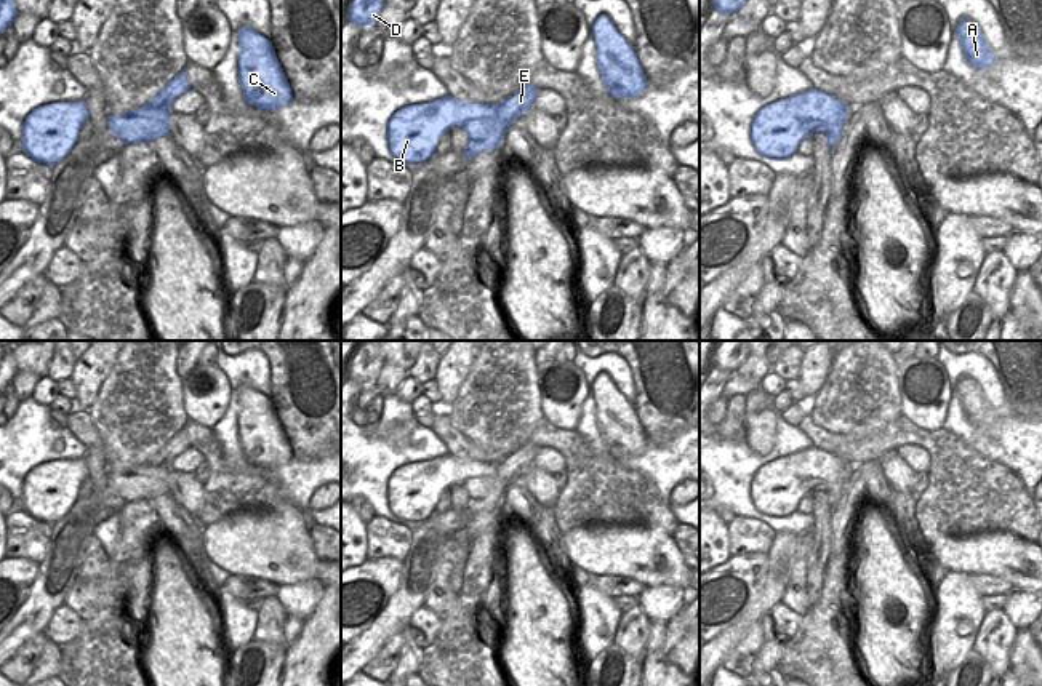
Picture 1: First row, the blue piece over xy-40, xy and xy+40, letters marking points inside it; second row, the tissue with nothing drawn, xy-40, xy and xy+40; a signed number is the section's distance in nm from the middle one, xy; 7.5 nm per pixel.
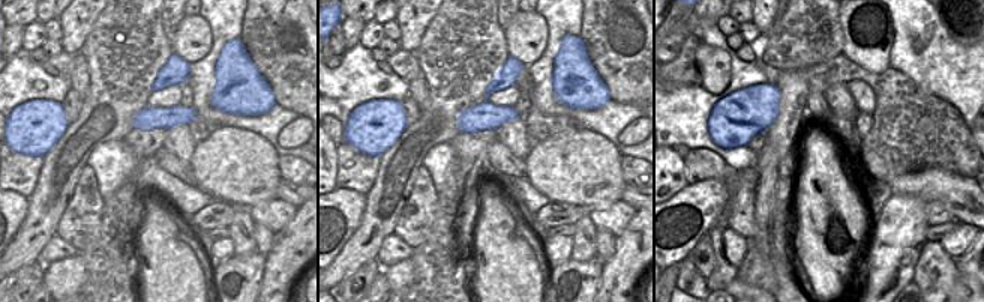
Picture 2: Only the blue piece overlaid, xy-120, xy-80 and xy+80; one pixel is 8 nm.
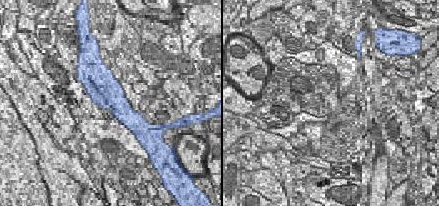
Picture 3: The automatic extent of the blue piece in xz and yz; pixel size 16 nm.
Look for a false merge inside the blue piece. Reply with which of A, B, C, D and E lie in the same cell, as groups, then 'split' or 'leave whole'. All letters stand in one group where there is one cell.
A C E / B D; split

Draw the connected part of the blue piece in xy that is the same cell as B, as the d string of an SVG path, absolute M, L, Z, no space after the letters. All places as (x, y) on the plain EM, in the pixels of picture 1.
M453 454L399 467L387 481L387 505L399 520L424 521L435 513L440 494L475 477L495 477L496 465Z

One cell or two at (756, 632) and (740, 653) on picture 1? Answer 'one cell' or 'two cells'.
one cell

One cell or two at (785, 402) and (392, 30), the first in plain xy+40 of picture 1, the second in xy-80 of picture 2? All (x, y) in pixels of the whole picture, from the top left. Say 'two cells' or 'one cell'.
two cells

